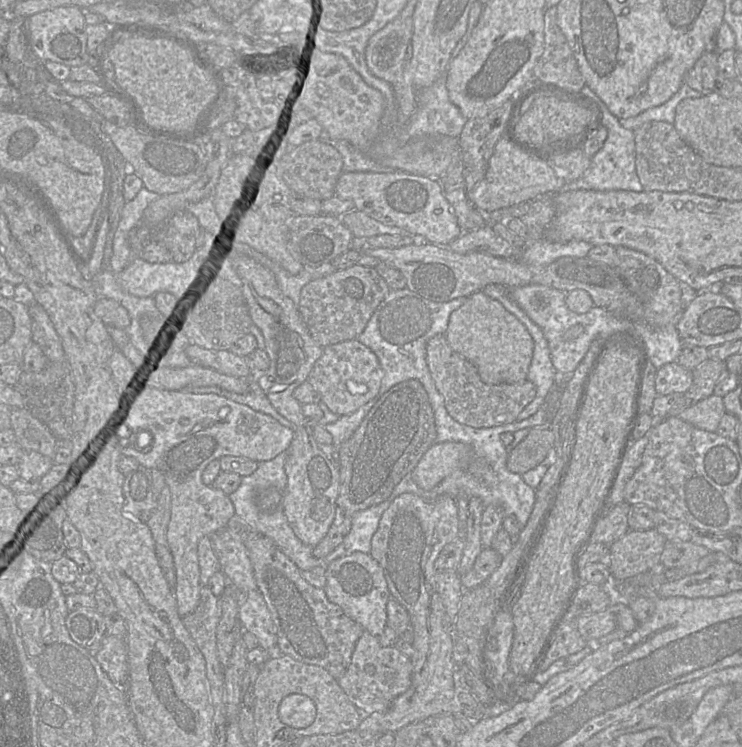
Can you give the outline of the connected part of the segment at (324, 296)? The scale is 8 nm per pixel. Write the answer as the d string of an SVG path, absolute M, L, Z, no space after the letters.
M354 264L309 281L301 290L298 310L313 339L325 347L357 338L389 291L375 267Z

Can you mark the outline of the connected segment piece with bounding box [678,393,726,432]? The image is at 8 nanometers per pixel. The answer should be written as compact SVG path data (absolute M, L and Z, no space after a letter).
M713 393L682 411L678 417L698 429L717 432L719 422L725 413L723 398Z

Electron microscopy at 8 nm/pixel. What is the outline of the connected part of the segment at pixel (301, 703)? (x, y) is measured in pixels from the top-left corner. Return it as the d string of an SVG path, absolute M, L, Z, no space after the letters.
M293 693L280 702L278 715L280 721L291 728L307 728L315 720L316 707L309 697Z

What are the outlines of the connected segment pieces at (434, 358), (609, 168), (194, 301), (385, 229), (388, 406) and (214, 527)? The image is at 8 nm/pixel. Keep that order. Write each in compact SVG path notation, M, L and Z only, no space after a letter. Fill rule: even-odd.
M445 334L435 335L427 342L426 362L437 389L444 397L448 413L459 423L474 428L515 421L536 395L536 386L528 379L516 383L483 382L474 364L451 348Z
M588 85L579 92L582 96L596 102L602 112L602 125L608 130L608 136L603 146L591 158L589 169L578 179L568 181L557 193L563 193L575 190L594 190L594 191L611 191L627 190L634 192L644 191L637 171L635 157L635 140L632 130L626 129L620 124L619 118L612 114L600 98L589 88Z
M222 277L209 280L192 296L177 299L177 306L179 324L191 343L209 350L230 350L252 324L241 287Z
M356 209L347 212L340 219L361 246L365 246L367 238L380 234L410 235L400 227L385 225Z
M408 379L386 391L352 436L338 447L340 484L335 517L327 534L314 547L313 555L316 558L324 558L343 543L351 529L353 515L388 499L396 485L407 474L411 474L424 453L434 443L436 435L434 411L428 393L420 381Z
M144 386L140 392L130 397L123 397L122 398L122 416L119 420L118 425L118 447L120 449L121 455L123 456L132 456L136 458L140 465L148 468L148 469L158 469L160 470L164 476L166 483L169 486L170 493L171 493L171 516L169 520L169 524L167 527L167 542L169 545L169 549L173 556L173 562L176 571L176 585L174 588L174 596L177 602L177 611L181 618L186 615L191 614L199 604L200 600L200 568L199 568L199 560L198 560L198 542L204 536L210 536L224 528L227 527L229 520L235 515L235 509L233 503L231 502L228 495L226 495L220 489L214 488L212 485L206 485L202 481L202 473L207 465L215 460L220 459L223 456L240 456L245 457L250 460L254 460L257 462L260 461L267 461L273 459L278 454L286 451L293 439L294 431L291 428L287 428L280 424L275 418L272 416L256 411L251 407L233 401L225 396L218 395L215 393L191 393L186 392L179 389L169 389L157 386ZM147 429L151 436L152 436L152 444L150 443L142 446L141 436L142 430Z

